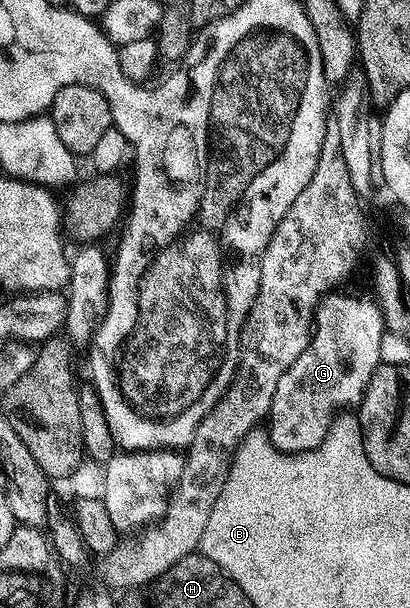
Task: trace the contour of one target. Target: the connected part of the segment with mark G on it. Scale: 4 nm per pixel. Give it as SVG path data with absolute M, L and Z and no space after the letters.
M329 292L317 303L313 312L311 333L303 352L279 376L275 384L275 392L271 396L271 410L267 415L267 441L283 454L304 454L325 441L334 418L360 403L375 368L382 365L379 344L387 325L378 303L372 297L360 298L357 294L337 293Z

